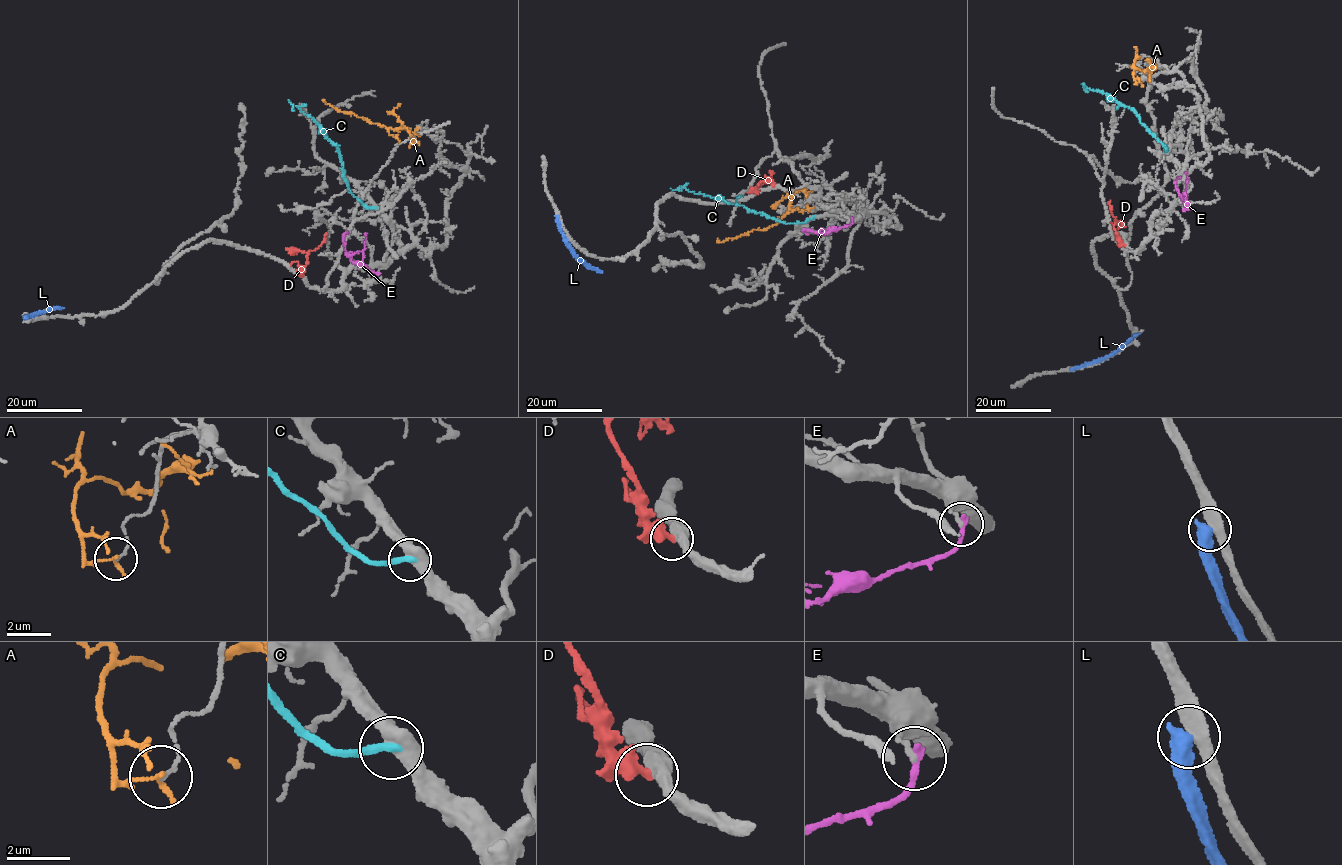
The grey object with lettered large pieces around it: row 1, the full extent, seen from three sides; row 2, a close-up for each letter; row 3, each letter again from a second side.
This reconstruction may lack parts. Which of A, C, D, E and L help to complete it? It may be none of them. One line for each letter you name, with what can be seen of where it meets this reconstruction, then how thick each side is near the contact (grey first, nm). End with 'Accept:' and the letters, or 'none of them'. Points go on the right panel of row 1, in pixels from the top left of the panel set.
Accept: none of them

